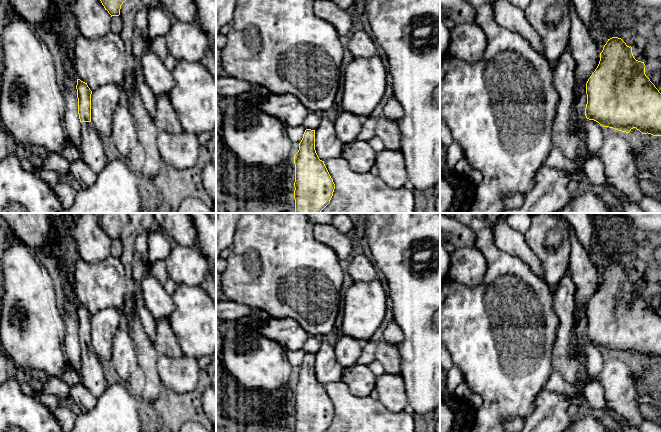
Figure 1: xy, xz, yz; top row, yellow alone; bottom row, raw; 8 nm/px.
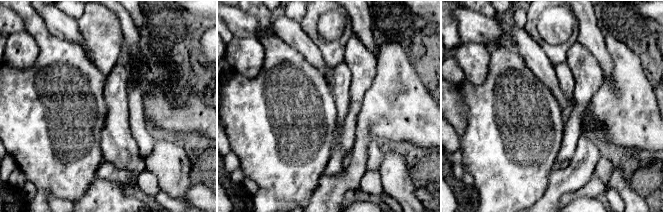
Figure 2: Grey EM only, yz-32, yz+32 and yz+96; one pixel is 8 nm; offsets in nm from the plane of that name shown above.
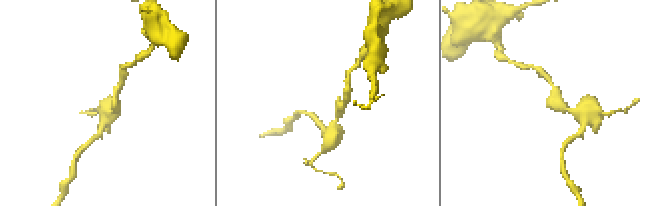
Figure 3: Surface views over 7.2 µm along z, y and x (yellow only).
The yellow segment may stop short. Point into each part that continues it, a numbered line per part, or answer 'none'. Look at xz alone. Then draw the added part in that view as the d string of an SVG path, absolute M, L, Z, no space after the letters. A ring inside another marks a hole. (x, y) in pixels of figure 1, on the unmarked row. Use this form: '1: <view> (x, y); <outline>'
none

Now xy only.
1: xy (91, 375); M82 346L81 362L80 382L98 399L108 386L101 360L91 346Z

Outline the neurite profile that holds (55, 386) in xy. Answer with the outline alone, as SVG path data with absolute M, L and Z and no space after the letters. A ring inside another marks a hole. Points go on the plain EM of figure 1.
M51 377L42 385L36 384L36 391L44 391L55 396L56 398L68 396L70 389L70 385L57 377Z

